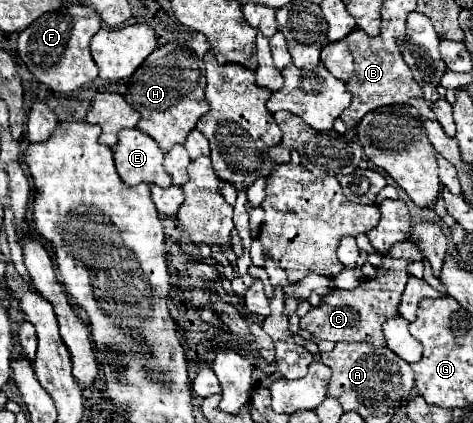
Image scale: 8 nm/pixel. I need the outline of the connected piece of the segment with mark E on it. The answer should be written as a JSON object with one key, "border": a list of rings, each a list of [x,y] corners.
{"border":[[[125,128],[117,136],[119,140],[113,148],[113,156],[117,172],[125,184],[137,186],[145,182],[161,188],[171,186],[169,174],[163,170],[163,152],[153,138],[137,128]]]}

